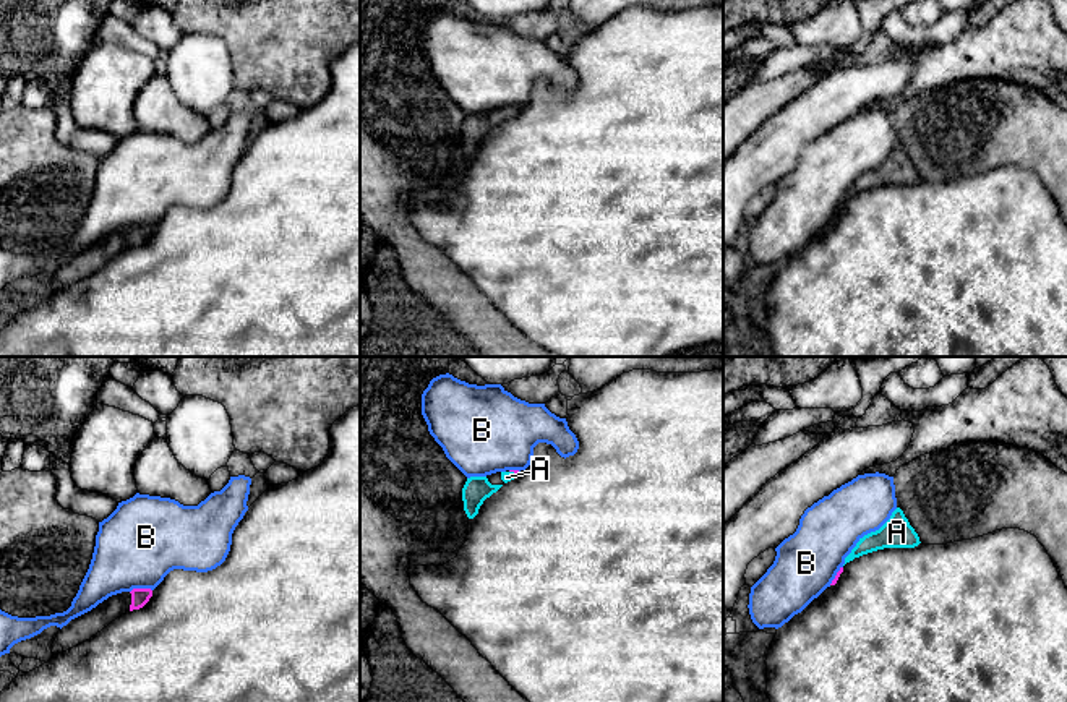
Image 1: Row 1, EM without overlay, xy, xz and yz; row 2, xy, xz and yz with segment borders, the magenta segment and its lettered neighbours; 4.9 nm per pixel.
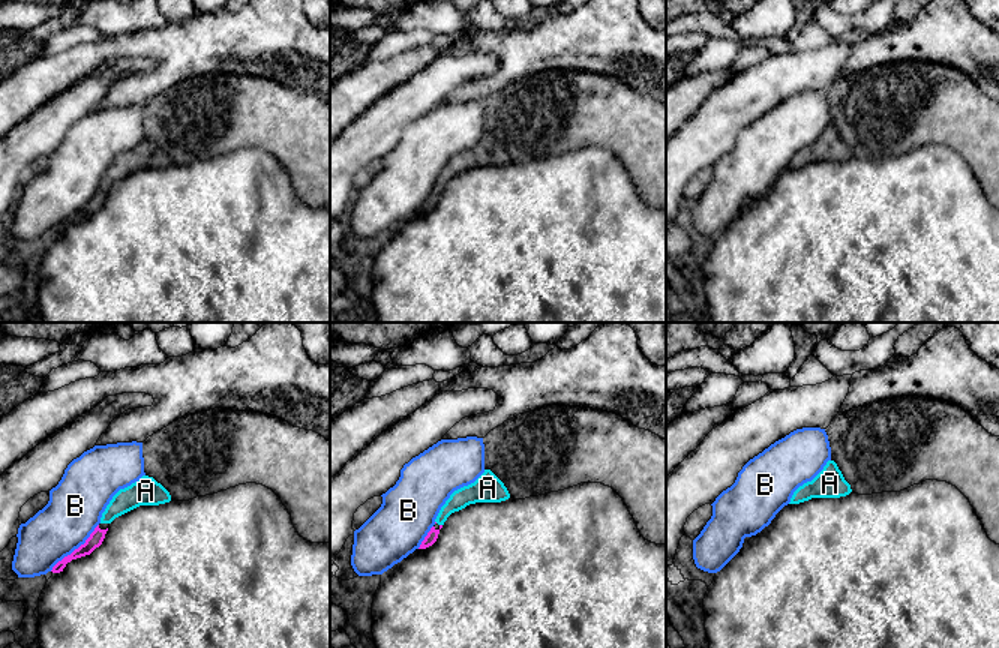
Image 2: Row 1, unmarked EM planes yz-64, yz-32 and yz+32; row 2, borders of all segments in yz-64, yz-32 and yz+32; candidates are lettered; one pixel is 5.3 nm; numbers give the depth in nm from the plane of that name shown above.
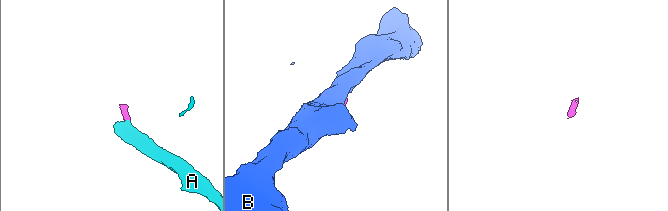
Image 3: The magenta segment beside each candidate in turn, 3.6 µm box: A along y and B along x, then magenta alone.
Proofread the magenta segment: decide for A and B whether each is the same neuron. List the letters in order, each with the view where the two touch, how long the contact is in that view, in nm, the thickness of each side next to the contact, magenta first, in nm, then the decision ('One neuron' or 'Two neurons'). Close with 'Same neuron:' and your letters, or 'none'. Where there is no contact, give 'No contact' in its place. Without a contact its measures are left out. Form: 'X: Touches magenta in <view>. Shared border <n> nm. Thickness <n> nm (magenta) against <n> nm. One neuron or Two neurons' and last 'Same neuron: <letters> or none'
A: Touches magenta in xz. Shared border 50 nm. Thickness 20 nm (magenta) against 50 nm. One neuron
B: Touches magenta in xy. Shared border 110 nm. Thickness 90 nm (magenta) against 400 nm. Two neurons
Same neuron: A

